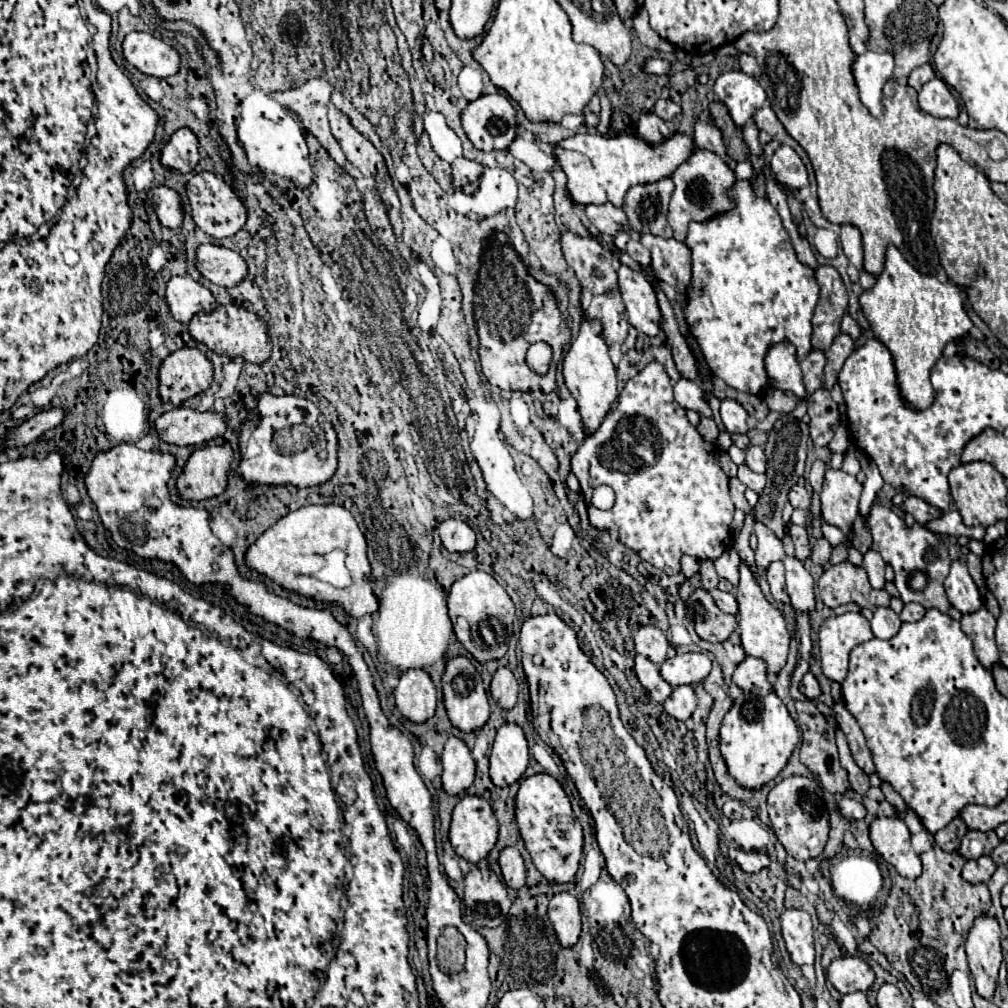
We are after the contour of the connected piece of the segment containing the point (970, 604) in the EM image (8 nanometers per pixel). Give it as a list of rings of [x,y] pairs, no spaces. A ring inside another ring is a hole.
[[[955,560],[951,564],[951,572],[945,580],[945,592],[953,608],[957,608],[961,614],[977,612],[983,606],[981,594],[969,576],[967,566],[961,560]]]

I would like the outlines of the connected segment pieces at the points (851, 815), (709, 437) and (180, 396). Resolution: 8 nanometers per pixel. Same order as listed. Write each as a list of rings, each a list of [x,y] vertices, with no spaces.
[[[843,796],[843,798],[839,800],[839,810],[841,810],[841,814],[843,814],[847,820],[863,820],[865,814],[867,814],[863,802],[859,802],[859,800],[855,800],[855,798],[847,798],[847,796]]]
[[[701,416],[701,422],[699,422],[699,426],[697,426],[697,432],[699,432],[707,442],[717,442],[717,438],[719,438],[717,426],[713,426],[713,422],[709,422],[709,418],[703,418],[703,416]]]
[[[197,348],[169,354],[159,368],[159,396],[163,402],[181,402],[205,392],[213,384],[213,362]]]

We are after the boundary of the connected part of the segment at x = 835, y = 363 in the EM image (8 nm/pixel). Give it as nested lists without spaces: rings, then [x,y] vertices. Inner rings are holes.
[[[839,334],[833,340],[831,348],[825,352],[825,356],[827,356],[827,364],[825,364],[825,384],[827,384],[829,390],[837,382],[837,374],[843,368],[845,360],[849,358],[851,352],[853,352],[853,340],[847,334]]]

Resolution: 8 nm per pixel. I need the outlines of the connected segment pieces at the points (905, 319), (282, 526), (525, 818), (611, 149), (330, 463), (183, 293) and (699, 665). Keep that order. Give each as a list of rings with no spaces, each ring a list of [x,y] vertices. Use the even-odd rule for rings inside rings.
[[[893,244],[887,246],[885,268],[877,276],[875,286],[863,290],[859,298],[863,314],[867,316],[875,338],[893,354],[899,390],[911,408],[923,410],[933,402],[929,370],[941,358],[945,344],[961,340],[973,326],[965,312],[965,302],[967,286],[951,280],[941,282],[937,276],[921,274]]]
[[[319,504],[289,512],[247,550],[245,562],[249,568],[301,596],[339,602],[355,618],[379,610],[365,536],[353,514],[343,506]]]
[[[535,774],[521,782],[515,804],[517,826],[525,848],[529,850],[537,870],[555,882],[571,882],[583,854],[583,828],[571,810],[571,802],[563,786],[549,774]]]
[[[627,132],[615,136],[577,134],[555,146],[555,158],[567,174],[567,190],[573,202],[585,206],[605,204],[607,200],[615,206],[623,206],[623,198],[631,186],[657,182],[671,176],[675,168],[679,168],[679,164],[685,164],[695,150],[697,146],[693,136],[685,132],[673,132],[659,144],[647,144],[647,140],[643,140],[641,136]]]
[[[263,394],[255,412],[245,420],[239,442],[241,462],[237,472],[247,482],[293,484],[307,488],[327,482],[337,470],[337,434],[317,406],[305,398]],[[277,432],[279,444],[273,444],[273,434],[277,442]]]
[[[173,276],[169,280],[167,304],[173,318],[185,324],[191,320],[191,316],[217,308],[217,300],[213,298],[213,294],[191,276]]]
[[[679,652],[661,664],[661,676],[671,686],[701,682],[711,672],[711,660],[697,652]]]

